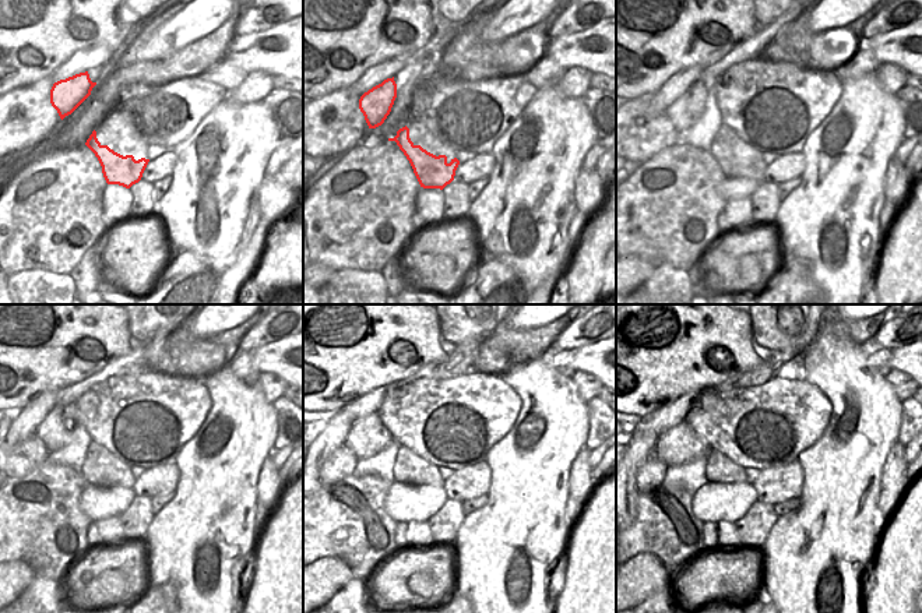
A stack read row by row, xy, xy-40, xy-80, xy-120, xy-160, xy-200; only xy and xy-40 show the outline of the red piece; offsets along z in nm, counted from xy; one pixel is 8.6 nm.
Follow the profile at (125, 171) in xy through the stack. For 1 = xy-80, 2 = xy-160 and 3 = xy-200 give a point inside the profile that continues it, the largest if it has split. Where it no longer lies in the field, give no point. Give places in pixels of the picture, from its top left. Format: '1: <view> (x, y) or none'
1: xy-80 (734, 164)
2: xy-160 (408, 469)
3: xy-200 (679, 444)

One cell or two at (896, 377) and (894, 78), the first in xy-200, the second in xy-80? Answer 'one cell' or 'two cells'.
one cell

